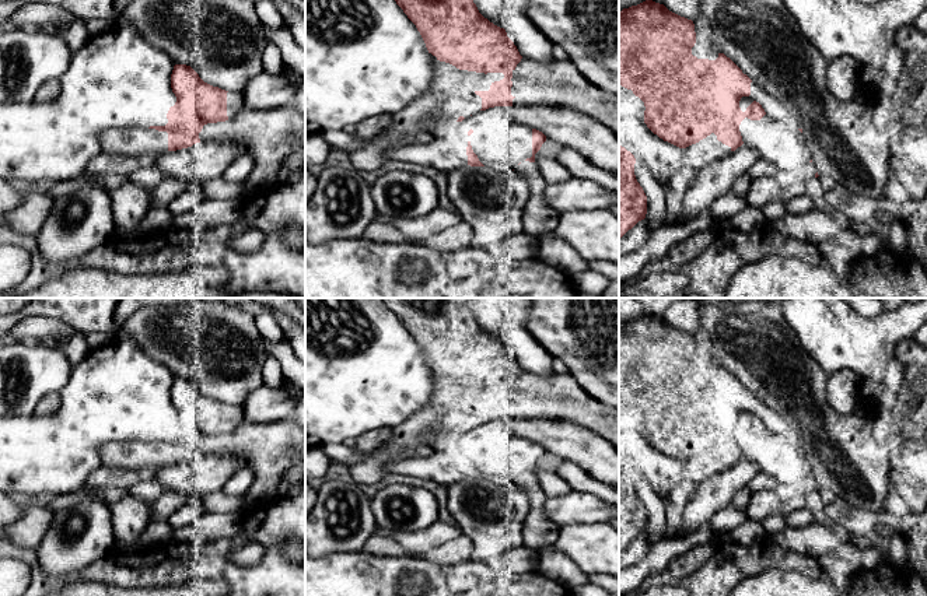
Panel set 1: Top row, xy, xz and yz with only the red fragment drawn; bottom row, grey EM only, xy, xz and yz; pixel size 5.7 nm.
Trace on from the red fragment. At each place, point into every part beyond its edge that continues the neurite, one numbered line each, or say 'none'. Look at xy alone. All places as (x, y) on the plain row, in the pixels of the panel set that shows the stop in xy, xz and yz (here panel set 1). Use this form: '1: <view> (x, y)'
1: xy (234, 412)

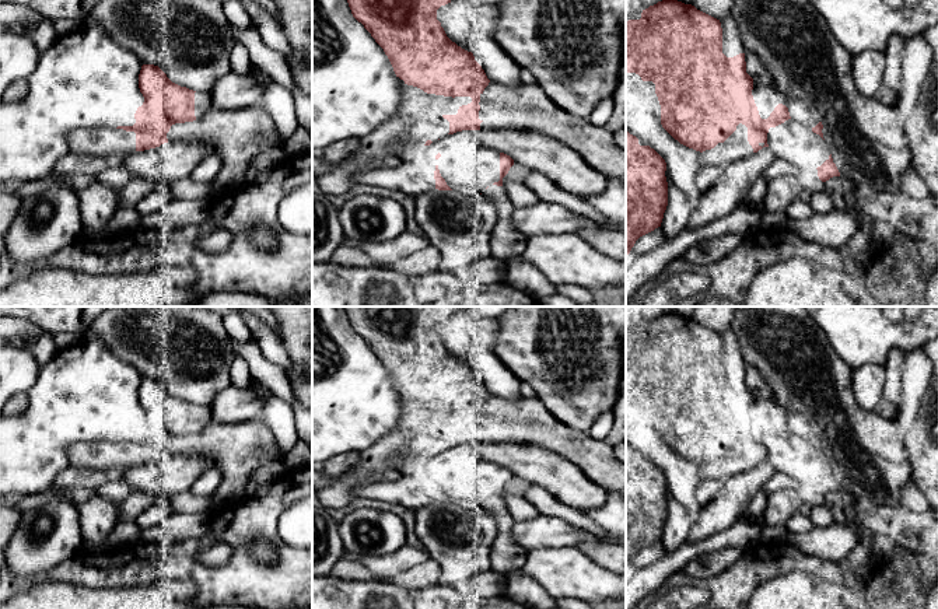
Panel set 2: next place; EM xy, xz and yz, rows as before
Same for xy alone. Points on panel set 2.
1: xy (202, 412)

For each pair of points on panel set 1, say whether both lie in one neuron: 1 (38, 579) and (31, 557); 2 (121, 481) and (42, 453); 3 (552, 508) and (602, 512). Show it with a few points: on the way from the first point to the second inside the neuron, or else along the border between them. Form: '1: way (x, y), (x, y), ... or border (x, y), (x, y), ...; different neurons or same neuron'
1: way (37, 574), (32, 563); same neuron
2: border (101, 463), (88, 476), (84, 486); different neurons
3: way (565, 508), (590, 509); same neuron

